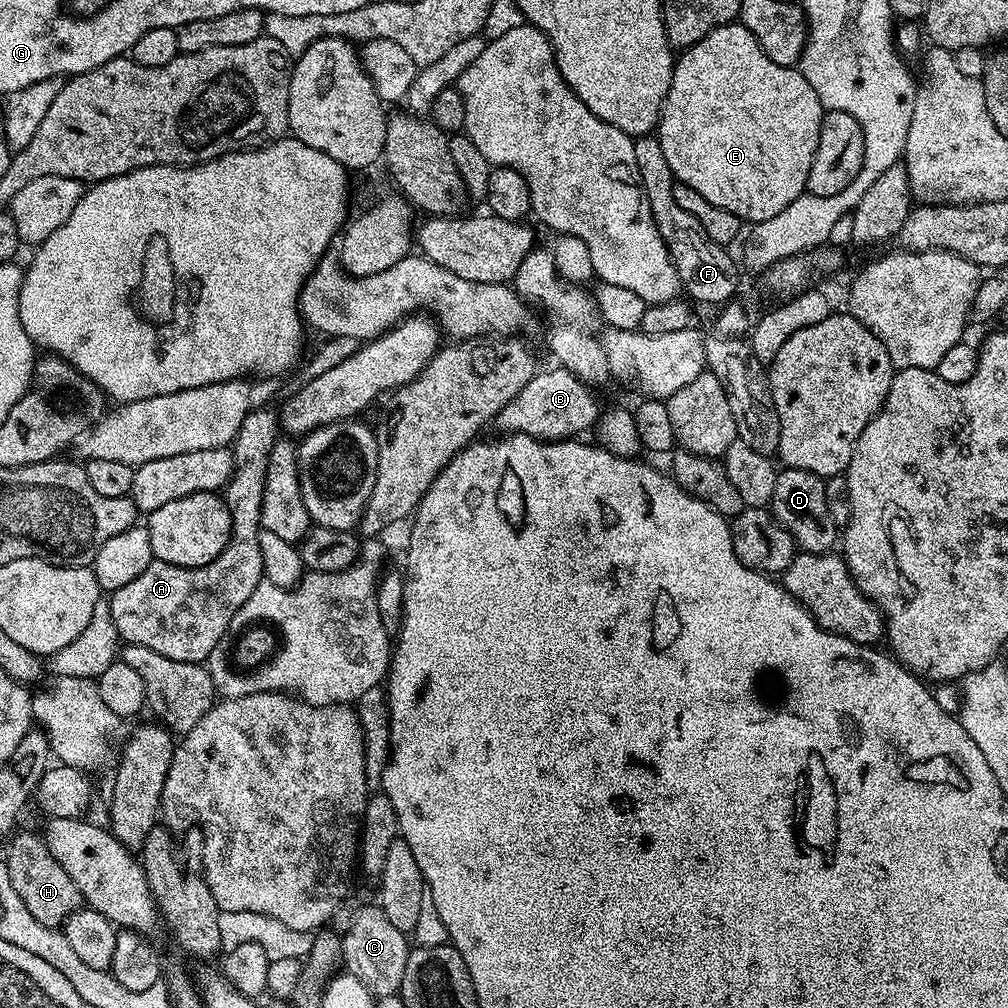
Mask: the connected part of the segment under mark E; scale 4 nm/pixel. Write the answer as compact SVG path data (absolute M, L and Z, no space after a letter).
M733 22L714 29L710 34L706 34L706 38L683 49L675 57L672 65L670 90L666 94L664 105L660 111L658 135L662 154L666 154L666 162L670 162L672 175L679 183L690 186L690 190L698 190L698 194L702 194L702 198L706 198L706 202L714 202L714 206L722 206L722 210L730 210L730 214L734 214L742 222L757 224L766 218L774 218L774 214L786 210L786 206L790 206L790 202L794 202L794 198L805 195L810 166L816 161L818 134L824 121L825 111L825 108L820 104L818 94L814 94L814 86L810 86L810 82L806 82L799 67L774 62L762 50L762 46L756 41L754 34L750 34L750 30L746 30L739 22Z

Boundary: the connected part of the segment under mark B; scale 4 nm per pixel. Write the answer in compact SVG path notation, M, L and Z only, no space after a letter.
M552 366L549 372L544 370L537 371L534 378L530 378L530 382L526 382L526 386L522 386L522 390L518 390L518 394L514 394L514 398L510 398L510 402L506 402L506 406L502 406L502 410L496 415L495 427L500 427L501 433L518 433L533 436L535 440L551 442L554 440L571 440L579 437L580 432L595 429L601 415L602 407L596 401L596 396L591 387L585 384L583 380L577 378L573 372L568 372L565 368Z

